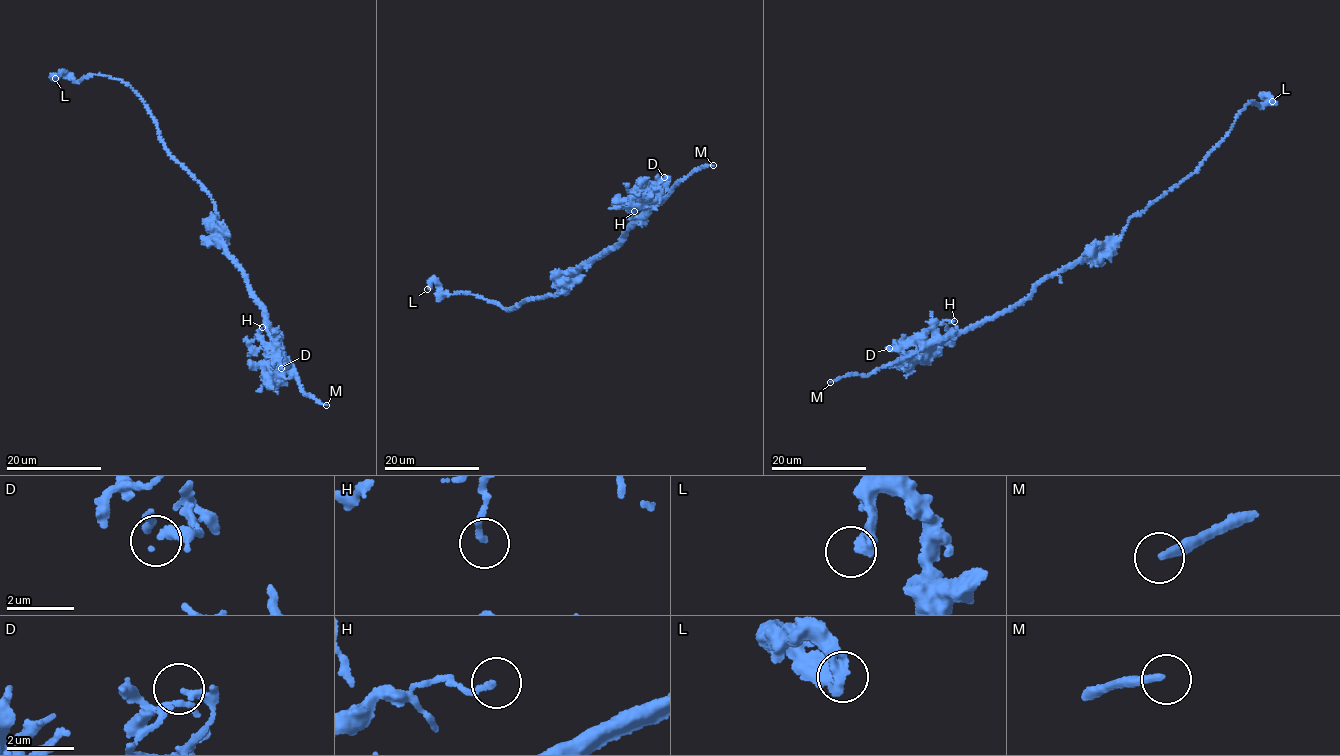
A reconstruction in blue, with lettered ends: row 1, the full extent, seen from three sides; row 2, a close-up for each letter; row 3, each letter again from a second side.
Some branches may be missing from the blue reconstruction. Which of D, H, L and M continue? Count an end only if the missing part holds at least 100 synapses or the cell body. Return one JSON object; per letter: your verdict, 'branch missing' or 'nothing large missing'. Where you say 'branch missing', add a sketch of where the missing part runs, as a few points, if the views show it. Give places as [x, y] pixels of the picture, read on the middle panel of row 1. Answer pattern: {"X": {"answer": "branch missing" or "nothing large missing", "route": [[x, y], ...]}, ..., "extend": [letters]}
{"D": {"answer": "nothing large missing"}, "H": {"answer": "nothing large missing"}, "L": {"answer": "nothing large missing"}, "M": {"answer": "branch missing", "route": [[713, 165], [717, 151]]}, "extend": ["M"]}

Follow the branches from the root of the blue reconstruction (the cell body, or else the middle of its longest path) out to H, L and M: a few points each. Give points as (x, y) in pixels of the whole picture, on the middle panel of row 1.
H: (569, 278), (584, 265), (615, 248), (646, 211), (646, 197), (638, 195), (634, 211)
L: (569, 278), (563, 289), (566, 292), (528, 299), (508, 310), (471, 294), (439, 293), (434, 280), (427, 289)
M: (569, 278), (584, 265), (614, 249), (680, 181), (695, 170), (713, 165)

